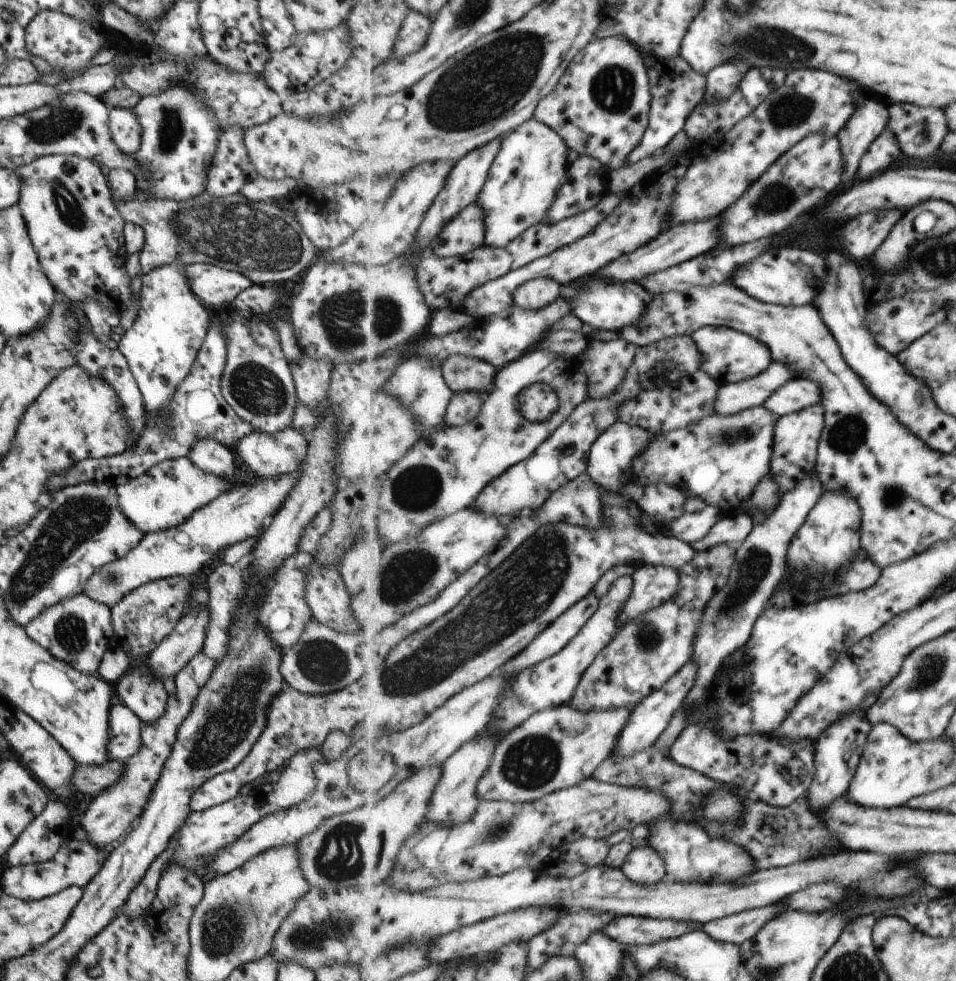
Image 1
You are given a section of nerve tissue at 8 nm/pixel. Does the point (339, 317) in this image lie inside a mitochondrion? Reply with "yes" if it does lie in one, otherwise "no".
yes

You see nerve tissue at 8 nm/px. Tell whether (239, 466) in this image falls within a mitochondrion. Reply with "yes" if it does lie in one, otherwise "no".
no

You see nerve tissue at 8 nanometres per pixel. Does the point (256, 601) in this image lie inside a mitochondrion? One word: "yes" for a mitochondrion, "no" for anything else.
no

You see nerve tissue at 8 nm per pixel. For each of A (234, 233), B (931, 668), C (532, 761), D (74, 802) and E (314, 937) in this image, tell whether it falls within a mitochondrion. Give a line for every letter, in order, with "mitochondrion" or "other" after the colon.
A: mitochondrion
B: mitochondrion
C: mitochondrion
D: other
E: mitochondrion

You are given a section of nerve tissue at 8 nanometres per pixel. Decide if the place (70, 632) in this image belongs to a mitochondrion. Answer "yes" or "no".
yes

